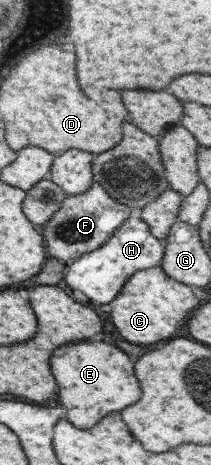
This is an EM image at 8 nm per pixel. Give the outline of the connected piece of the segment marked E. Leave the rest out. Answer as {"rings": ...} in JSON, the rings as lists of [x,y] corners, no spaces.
{"rings":[[[101,338],[74,341],[54,349],[50,370],[58,387],[59,405],[65,411],[65,417],[75,427],[87,429],[108,413],[120,412],[133,405],[141,395],[133,367],[125,352]]]}

